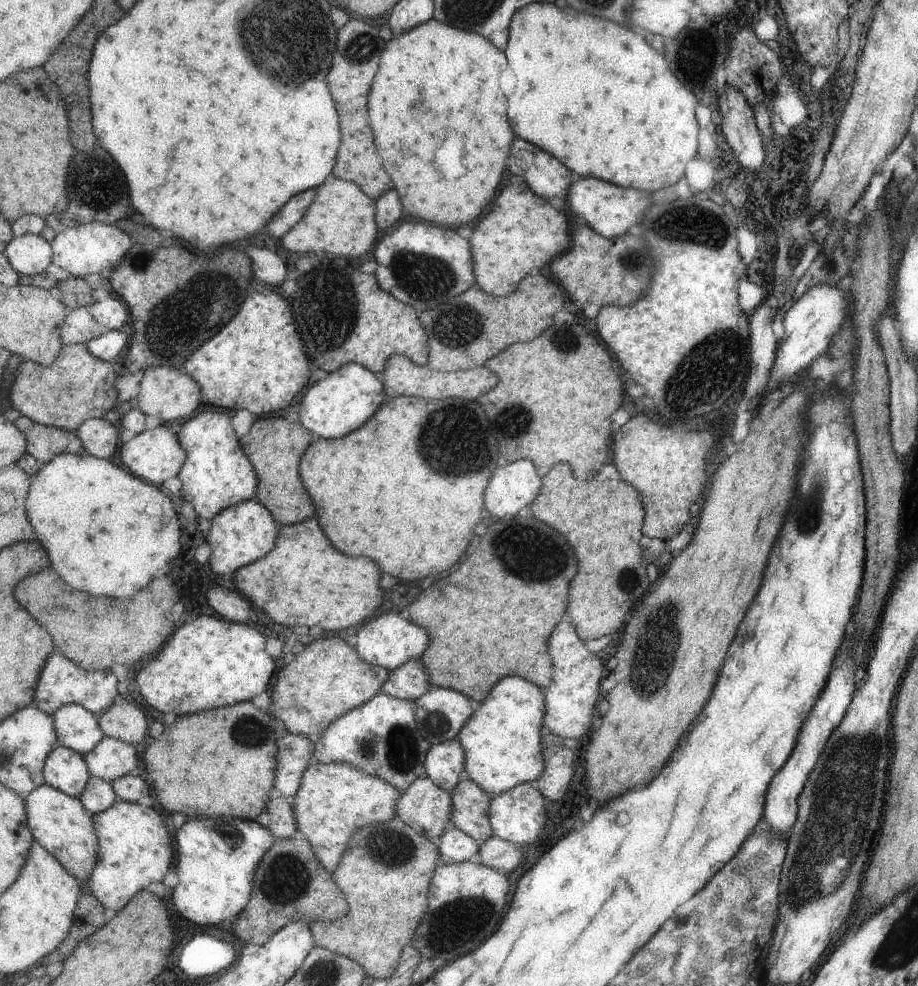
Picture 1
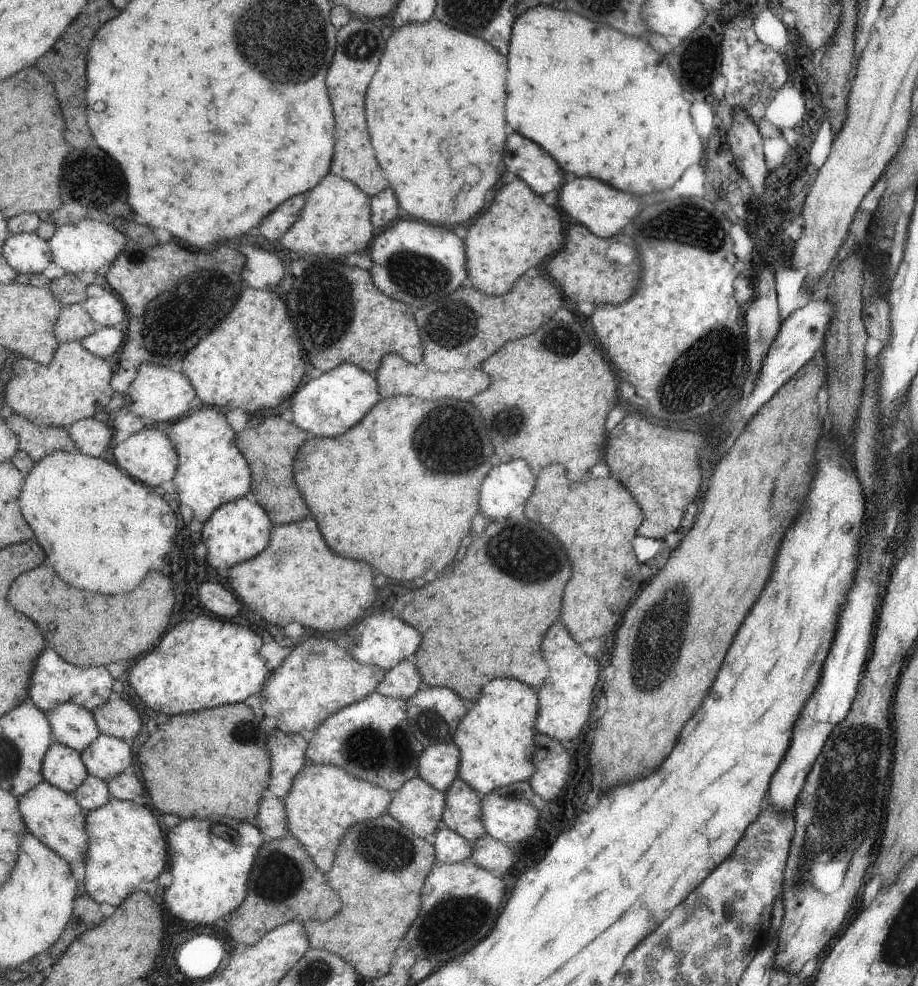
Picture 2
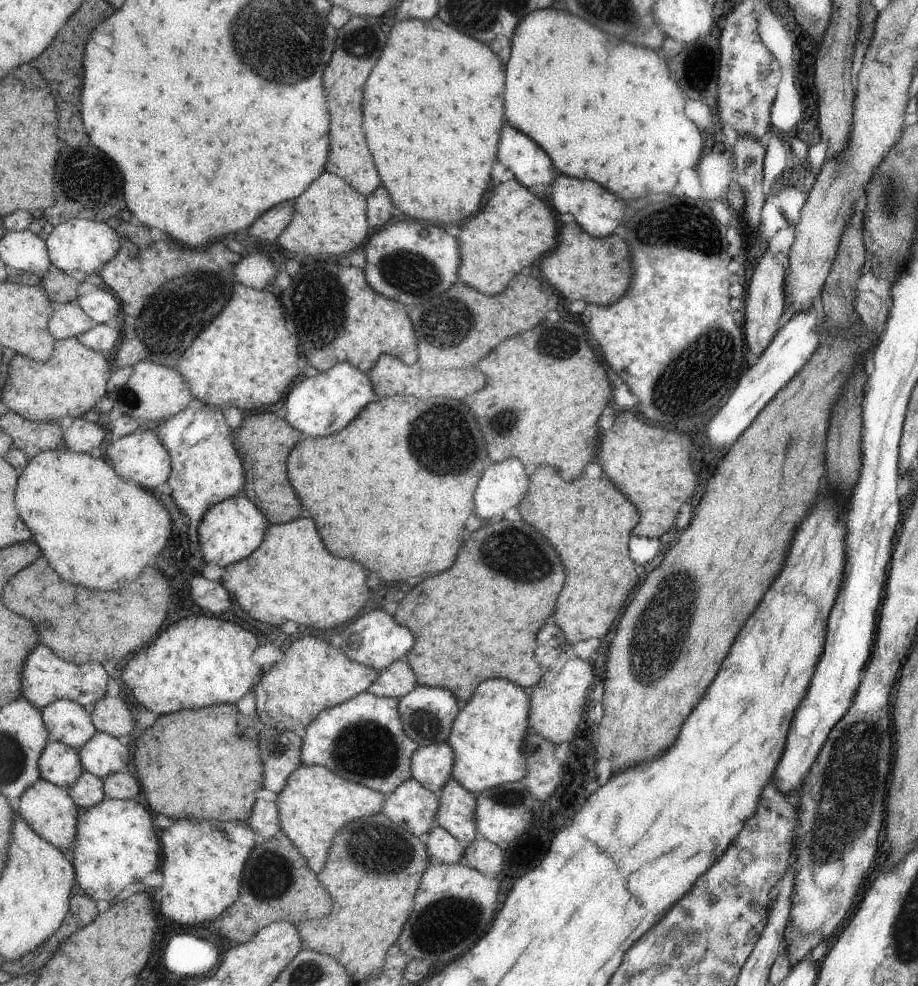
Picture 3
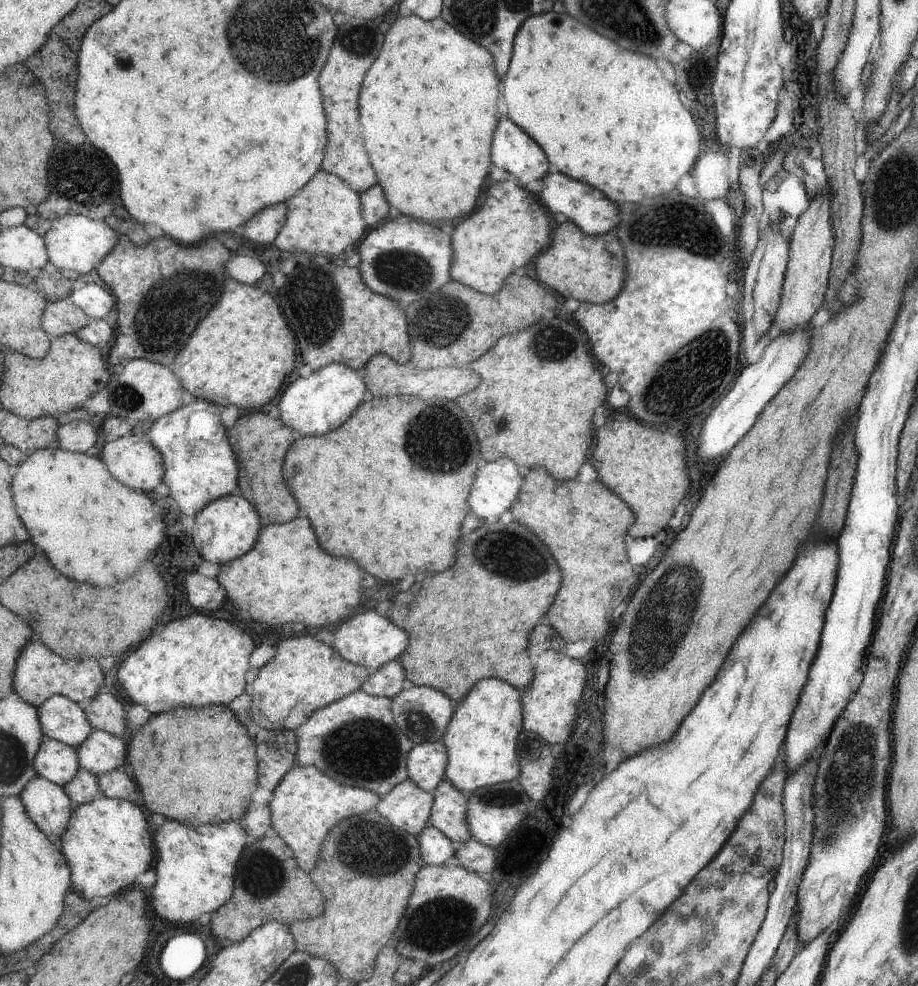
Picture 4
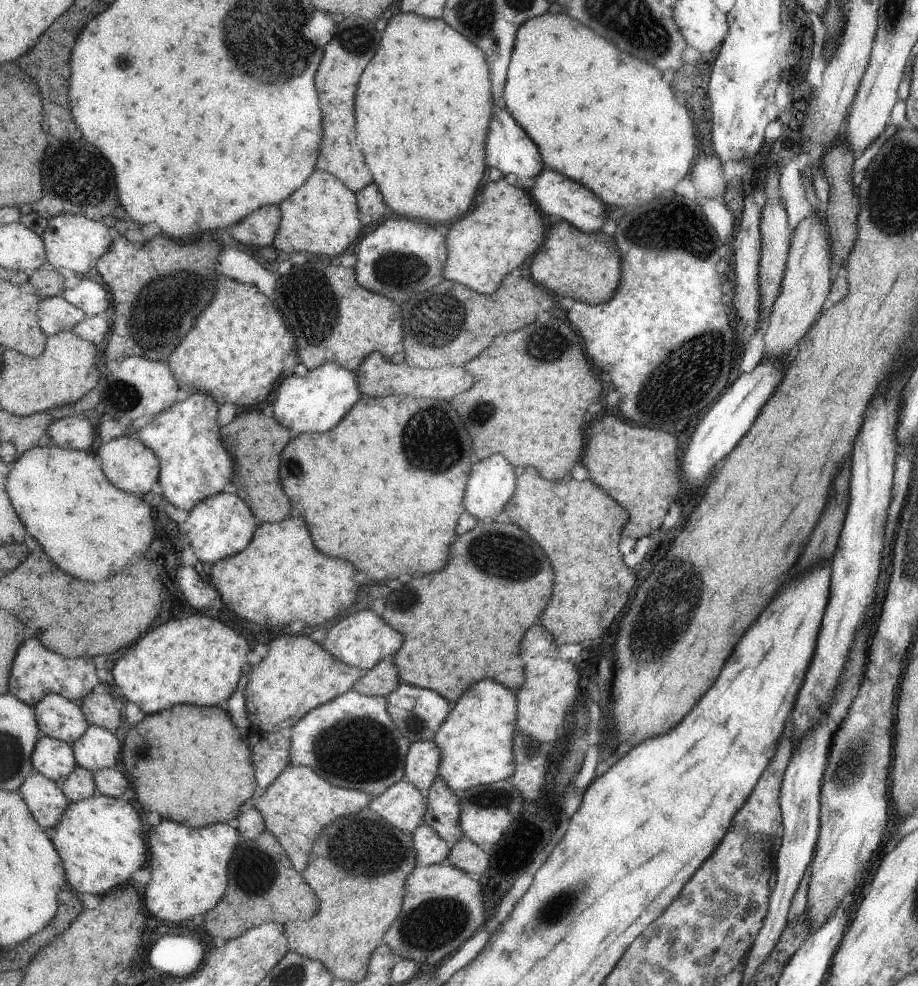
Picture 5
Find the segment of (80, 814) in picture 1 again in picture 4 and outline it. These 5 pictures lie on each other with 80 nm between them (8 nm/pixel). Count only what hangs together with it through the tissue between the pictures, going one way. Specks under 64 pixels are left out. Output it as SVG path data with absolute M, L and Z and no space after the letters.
M38 774L27 783L20 797L38 827L51 840L61 840L76 809L64 787Z

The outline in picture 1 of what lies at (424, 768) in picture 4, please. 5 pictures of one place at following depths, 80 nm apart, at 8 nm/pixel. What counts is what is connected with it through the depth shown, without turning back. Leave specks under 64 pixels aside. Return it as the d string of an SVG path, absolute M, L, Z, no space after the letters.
M456 738L432 744L424 758L426 776L450 793L463 777L465 752Z

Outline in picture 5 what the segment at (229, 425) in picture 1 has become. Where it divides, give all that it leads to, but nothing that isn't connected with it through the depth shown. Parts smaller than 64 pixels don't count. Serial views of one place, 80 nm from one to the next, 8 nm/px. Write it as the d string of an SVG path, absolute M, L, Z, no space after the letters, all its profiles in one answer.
M190 393L183 402L163 411L135 437L152 448L162 464L159 483L163 496L177 508L191 512L209 497L232 489L236 470L233 455L224 443L219 424L220 404L205 393Z

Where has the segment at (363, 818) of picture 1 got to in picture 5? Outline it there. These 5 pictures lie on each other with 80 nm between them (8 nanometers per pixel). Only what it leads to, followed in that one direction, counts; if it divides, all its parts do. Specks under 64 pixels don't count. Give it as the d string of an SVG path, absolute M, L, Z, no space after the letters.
M289 764L265 791L266 794L252 805L262 812L266 828L281 841L292 863L302 873L308 870L312 848L324 828L341 817L361 812L376 799L375 795L368 792L331 784L310 766L293 764Z

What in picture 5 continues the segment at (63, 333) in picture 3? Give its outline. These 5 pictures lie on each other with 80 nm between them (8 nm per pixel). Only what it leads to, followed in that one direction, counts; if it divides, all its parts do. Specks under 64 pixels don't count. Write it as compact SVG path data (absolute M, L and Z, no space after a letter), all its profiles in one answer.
M63 296L42 300L39 314L41 328L48 337L63 331L71 331L75 325L88 317L82 308L71 304Z

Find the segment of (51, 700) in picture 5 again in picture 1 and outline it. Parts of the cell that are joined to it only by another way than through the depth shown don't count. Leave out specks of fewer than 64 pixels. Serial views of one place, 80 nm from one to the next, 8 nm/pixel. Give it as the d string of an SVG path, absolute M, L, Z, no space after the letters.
M70 704L54 714L58 744L69 747L82 755L91 752L106 736L100 717L84 706Z

